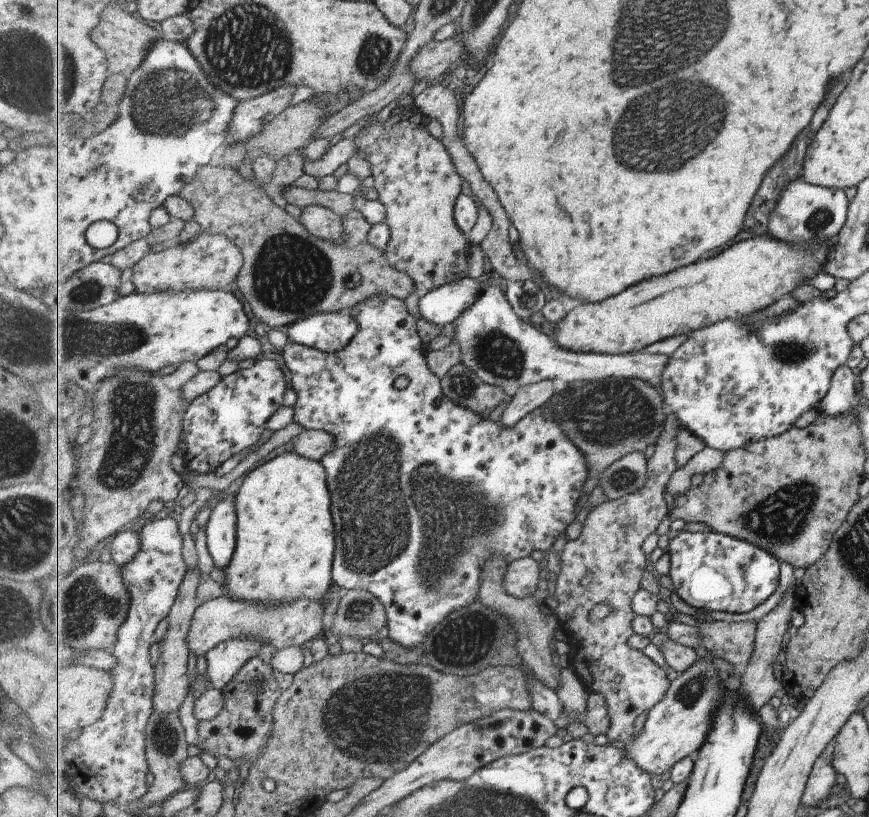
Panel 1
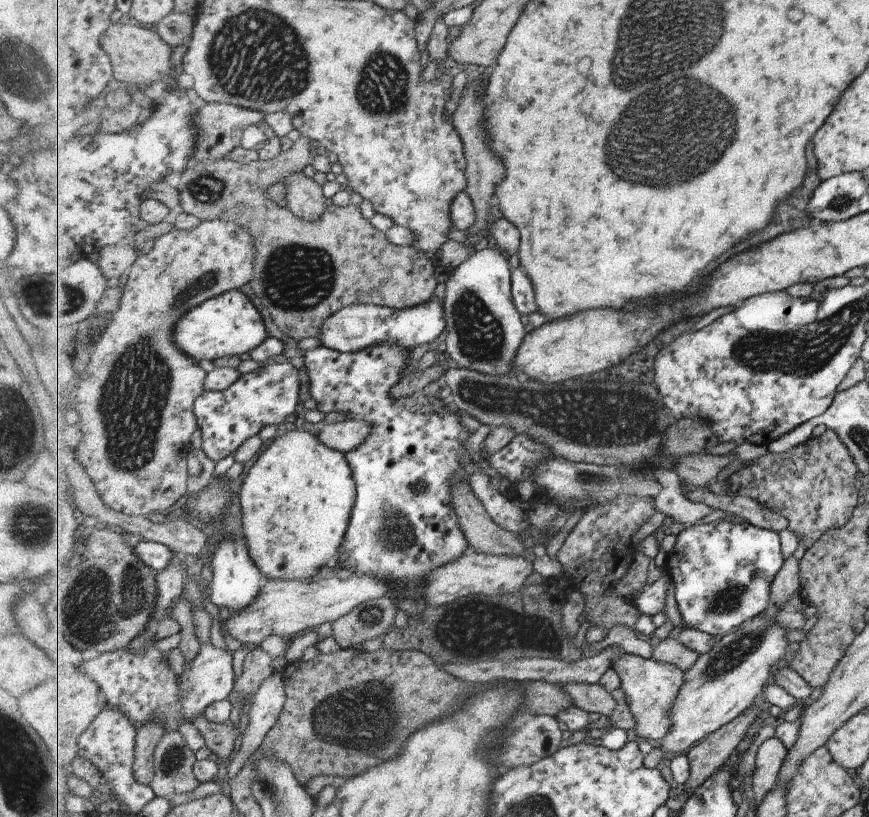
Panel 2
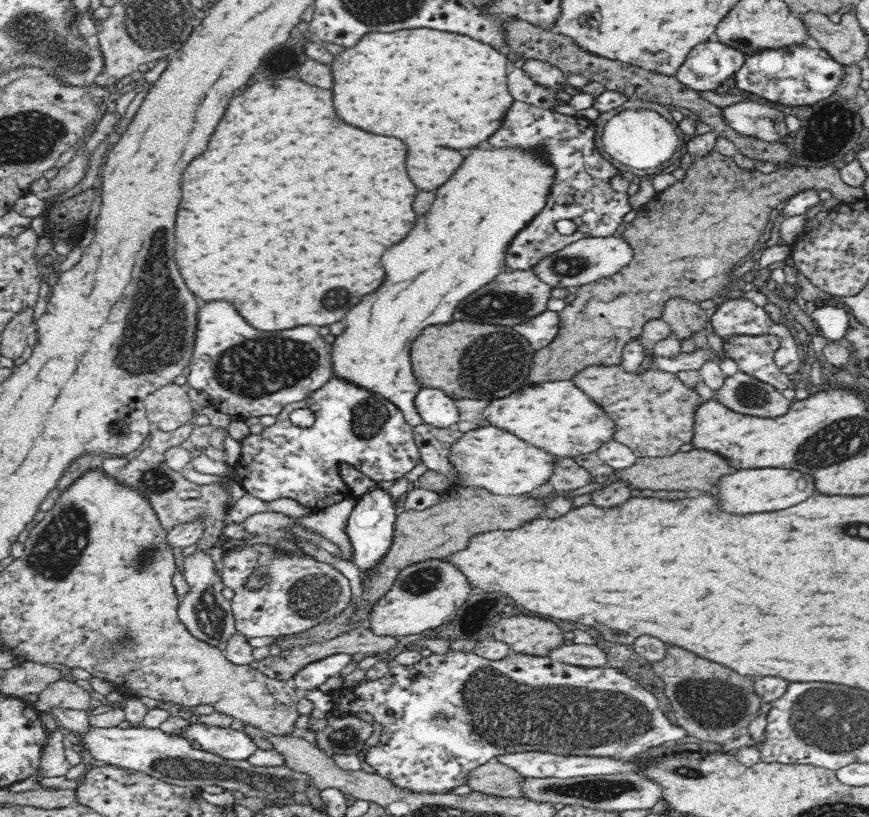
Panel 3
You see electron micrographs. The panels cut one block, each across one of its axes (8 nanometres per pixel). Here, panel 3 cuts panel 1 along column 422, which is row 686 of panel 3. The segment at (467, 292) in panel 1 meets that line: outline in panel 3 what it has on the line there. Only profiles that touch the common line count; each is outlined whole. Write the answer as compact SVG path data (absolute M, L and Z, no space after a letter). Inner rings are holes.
M336 653L326 658L311 662L294 676L294 684L301 692L319 687L324 684L328 678L340 672L344 666L348 666L352 660L357 659L356 655L348 653Z

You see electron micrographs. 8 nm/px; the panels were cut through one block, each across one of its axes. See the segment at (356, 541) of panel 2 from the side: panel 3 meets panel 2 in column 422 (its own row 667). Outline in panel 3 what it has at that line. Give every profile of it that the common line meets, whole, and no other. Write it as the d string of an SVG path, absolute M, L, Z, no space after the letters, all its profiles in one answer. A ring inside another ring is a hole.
M448 650L446 654L432 653L430 656L422 657L414 664L404 666L396 664L390 668L390 672L378 680L363 679L354 686L344 686L340 678L340 686L331 692L333 708L330 714L336 717L352 718L362 720L366 714L372 716L372 720L382 725L382 732L378 744L364 750L364 762L376 771L380 777L392 783L392 787L400 791L419 792L419 794L448 794L456 788L466 785L471 780L471 773L479 767L499 757L529 751L546 752L560 756L612 756L613 758L630 758L634 754L646 752L658 745L666 745L680 742L688 738L688 731L682 725L672 724L667 715L660 708L657 696L647 688L630 678L626 672L620 672L616 668L586 668L580 665L561 663L548 656L534 656L511 652L502 660L488 660L478 656L473 651Z

